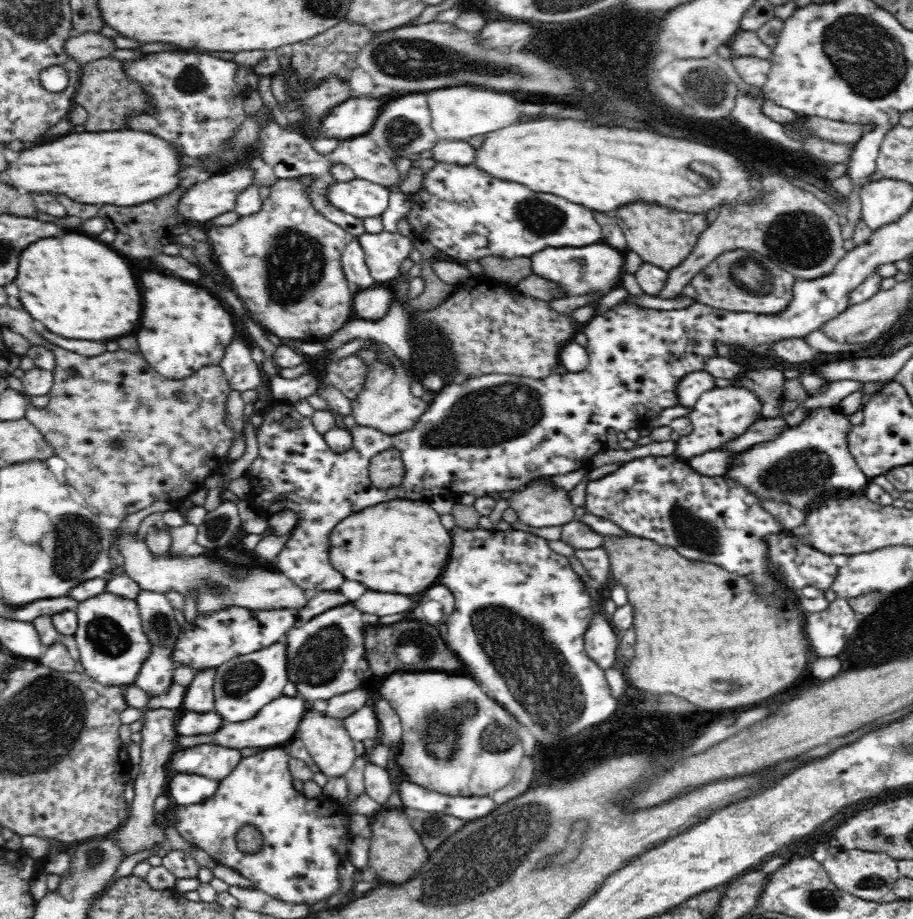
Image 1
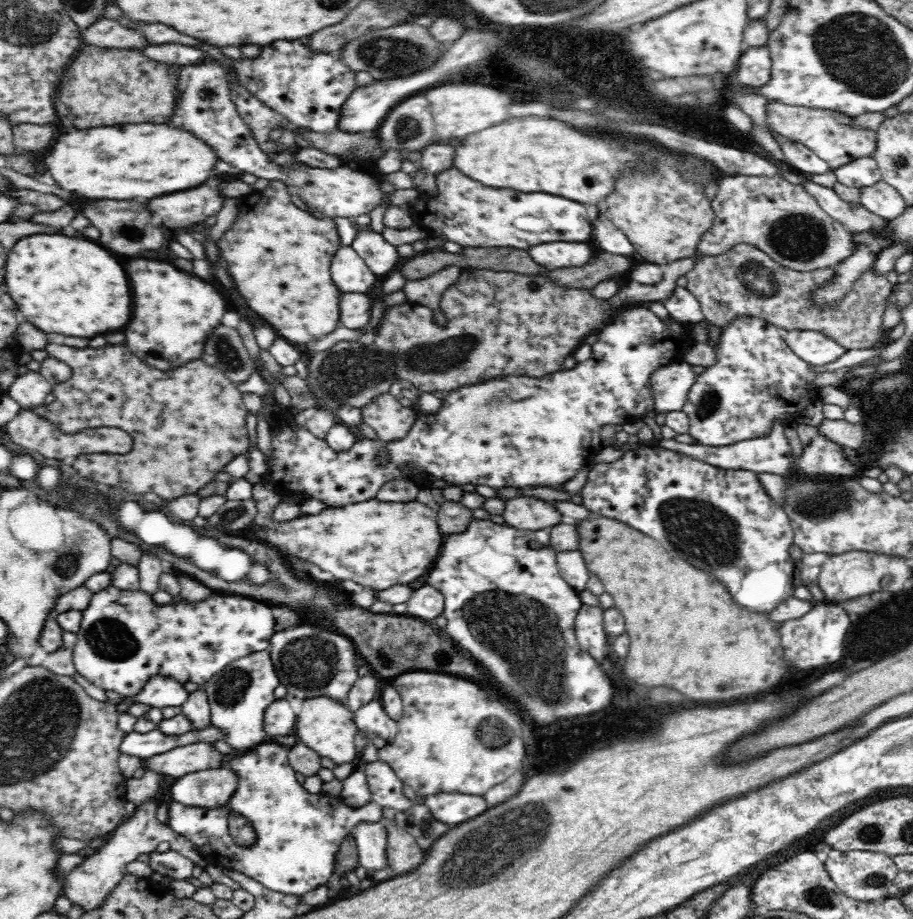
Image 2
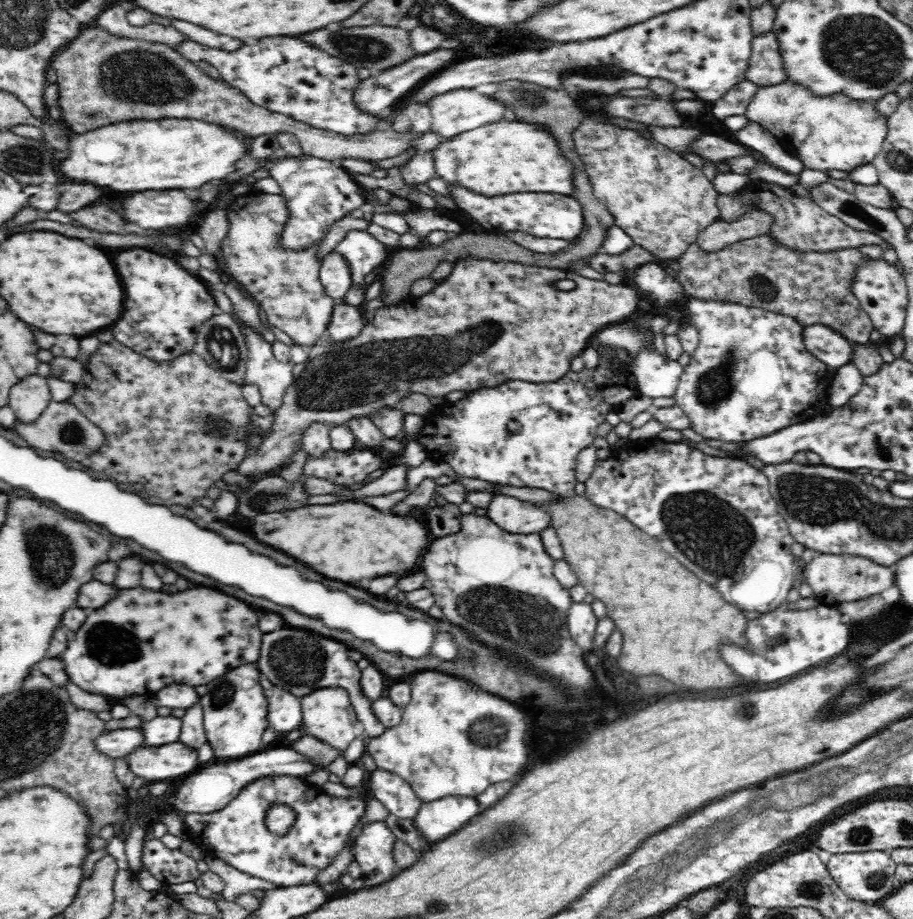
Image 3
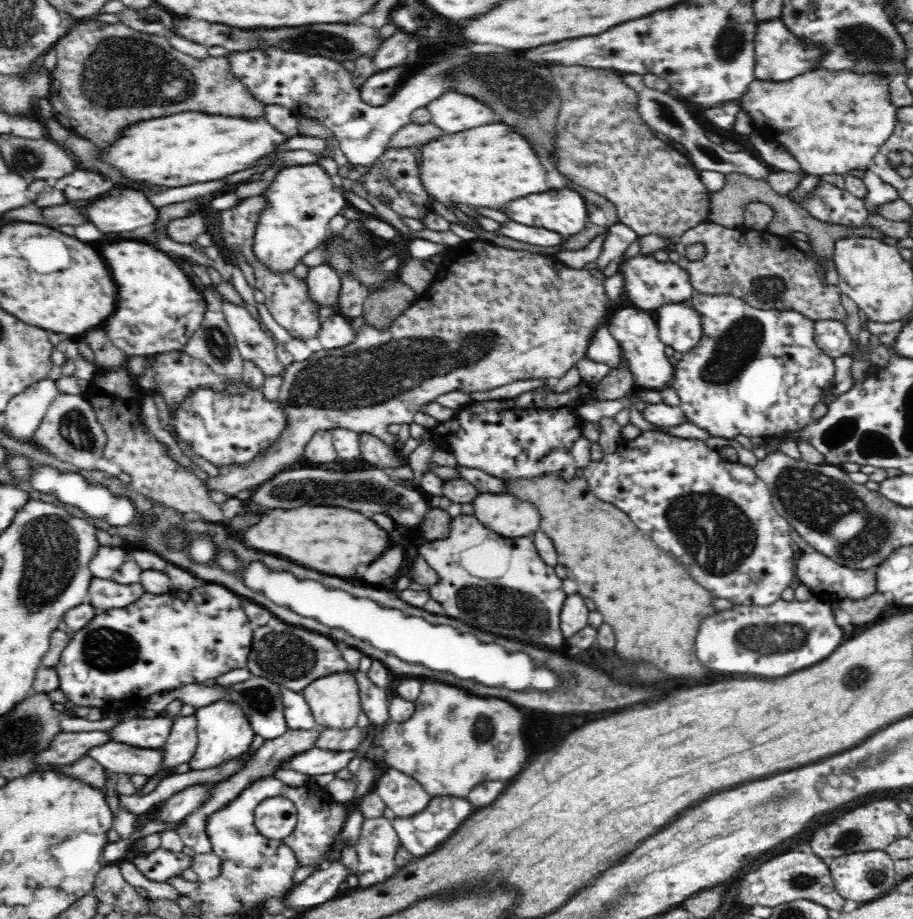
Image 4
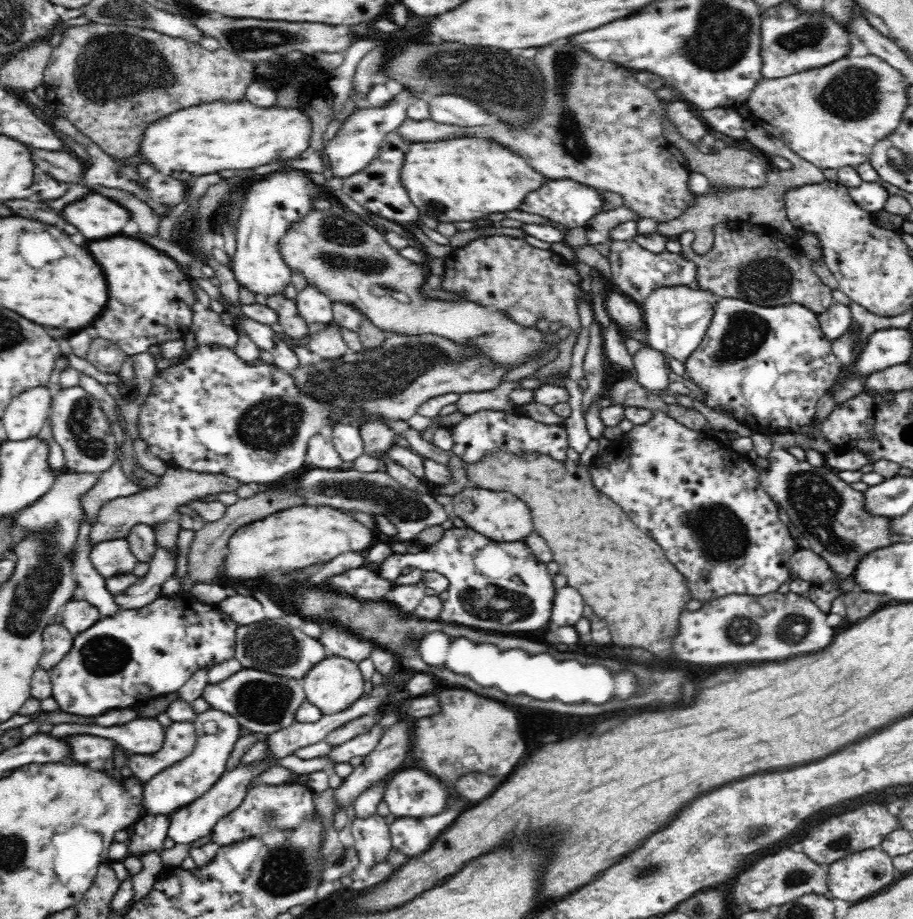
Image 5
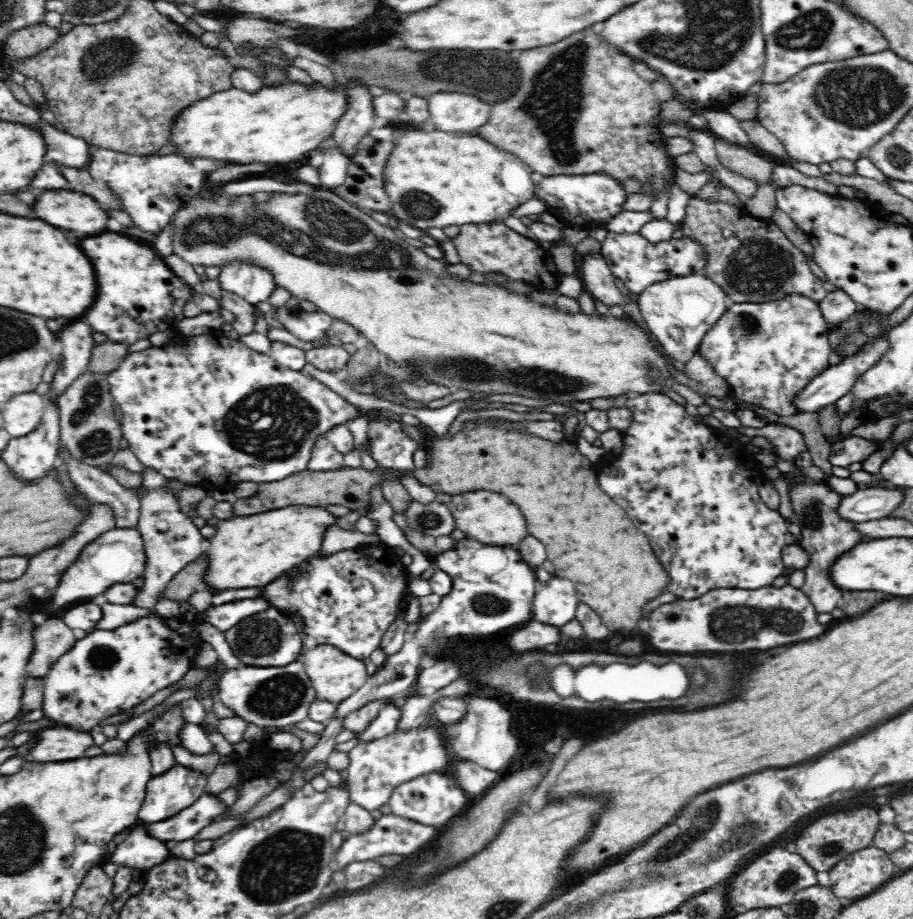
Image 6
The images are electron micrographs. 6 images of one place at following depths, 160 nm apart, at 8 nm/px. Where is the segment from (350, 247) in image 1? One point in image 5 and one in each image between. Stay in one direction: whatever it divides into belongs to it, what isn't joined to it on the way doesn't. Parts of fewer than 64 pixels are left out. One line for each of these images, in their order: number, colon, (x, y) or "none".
2: (350, 273)
3: (335, 273)
4: (324, 282)
5: (314, 306)

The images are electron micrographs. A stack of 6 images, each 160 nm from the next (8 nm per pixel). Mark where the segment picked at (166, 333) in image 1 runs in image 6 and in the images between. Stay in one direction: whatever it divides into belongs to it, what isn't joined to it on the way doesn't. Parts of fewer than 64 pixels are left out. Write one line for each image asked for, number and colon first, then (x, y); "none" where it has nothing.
2: (174, 314)
3: (164, 308)
4: (159, 309)
5: (152, 301)
6: (138, 295)

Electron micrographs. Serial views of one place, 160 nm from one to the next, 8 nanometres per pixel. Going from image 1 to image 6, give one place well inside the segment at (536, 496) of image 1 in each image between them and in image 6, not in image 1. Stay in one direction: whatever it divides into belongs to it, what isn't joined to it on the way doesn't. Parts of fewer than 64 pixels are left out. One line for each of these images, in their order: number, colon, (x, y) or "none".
2: (529, 513)
3: (512, 515)
4: (509, 517)
5: (500, 516)
6: (491, 518)

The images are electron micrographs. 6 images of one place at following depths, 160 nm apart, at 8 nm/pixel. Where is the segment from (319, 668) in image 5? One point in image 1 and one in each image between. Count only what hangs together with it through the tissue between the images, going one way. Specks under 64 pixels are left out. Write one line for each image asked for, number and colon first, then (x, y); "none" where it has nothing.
1: (333, 751)
2: (325, 725)
3: (327, 713)
4: (333, 700)

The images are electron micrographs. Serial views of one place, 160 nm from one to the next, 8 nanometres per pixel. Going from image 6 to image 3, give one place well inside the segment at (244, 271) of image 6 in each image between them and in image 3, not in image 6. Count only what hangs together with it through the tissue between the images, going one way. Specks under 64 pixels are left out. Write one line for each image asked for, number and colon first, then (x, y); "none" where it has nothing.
3: (318, 192)
4: (304, 198)
5: (273, 205)

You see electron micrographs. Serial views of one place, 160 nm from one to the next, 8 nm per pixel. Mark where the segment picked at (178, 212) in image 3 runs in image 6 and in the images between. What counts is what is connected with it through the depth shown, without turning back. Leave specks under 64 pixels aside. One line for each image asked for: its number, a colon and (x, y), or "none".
4: (131, 209)
5: (95, 216)
6: (79, 213)

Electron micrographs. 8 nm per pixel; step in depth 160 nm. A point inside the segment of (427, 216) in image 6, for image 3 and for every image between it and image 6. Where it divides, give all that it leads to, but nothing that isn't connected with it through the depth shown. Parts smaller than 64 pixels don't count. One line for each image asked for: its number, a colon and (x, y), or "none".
3: (506, 157)
4: (488, 166)
5: (464, 178)

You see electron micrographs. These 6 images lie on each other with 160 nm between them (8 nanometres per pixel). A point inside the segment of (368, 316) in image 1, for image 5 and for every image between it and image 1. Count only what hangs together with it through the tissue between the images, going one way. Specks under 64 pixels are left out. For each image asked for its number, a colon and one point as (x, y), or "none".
2: (355, 310)
3: (347, 321)
4: (336, 331)
5: (326, 343)

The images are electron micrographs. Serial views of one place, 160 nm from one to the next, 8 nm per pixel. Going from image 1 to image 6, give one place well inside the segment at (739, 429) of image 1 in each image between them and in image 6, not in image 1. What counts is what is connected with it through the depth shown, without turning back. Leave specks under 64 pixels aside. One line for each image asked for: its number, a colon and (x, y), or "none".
2: (757, 379)
3: (750, 376)
4: (755, 372)
5: (769, 367)
6: (768, 352)

